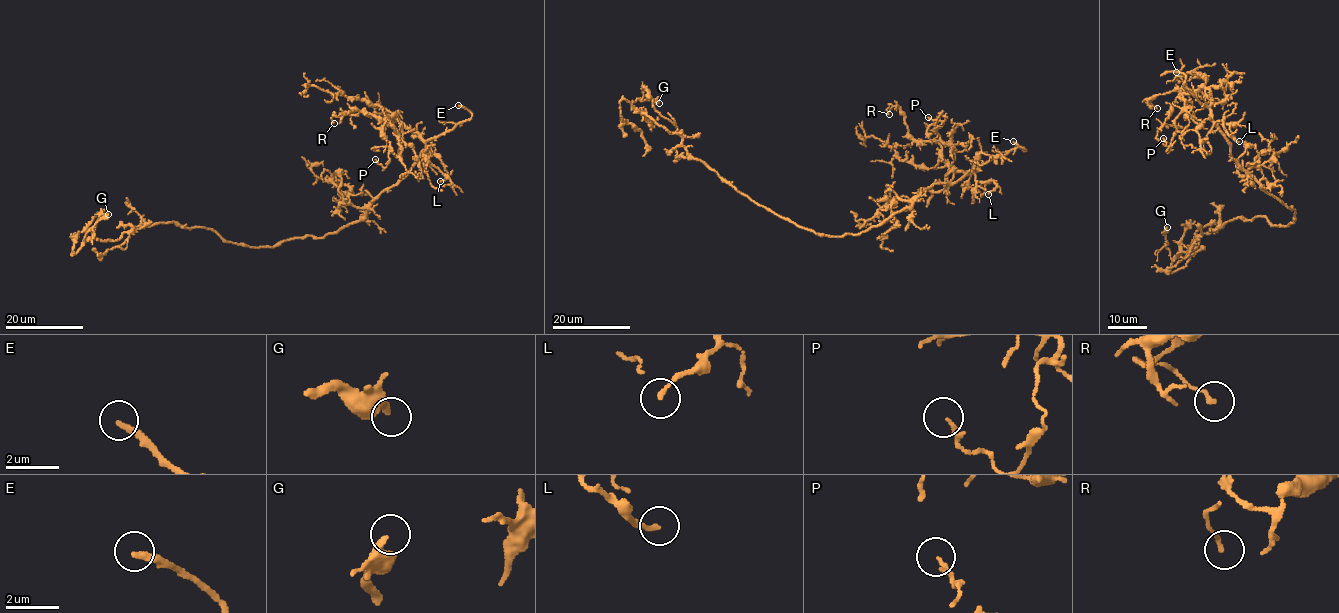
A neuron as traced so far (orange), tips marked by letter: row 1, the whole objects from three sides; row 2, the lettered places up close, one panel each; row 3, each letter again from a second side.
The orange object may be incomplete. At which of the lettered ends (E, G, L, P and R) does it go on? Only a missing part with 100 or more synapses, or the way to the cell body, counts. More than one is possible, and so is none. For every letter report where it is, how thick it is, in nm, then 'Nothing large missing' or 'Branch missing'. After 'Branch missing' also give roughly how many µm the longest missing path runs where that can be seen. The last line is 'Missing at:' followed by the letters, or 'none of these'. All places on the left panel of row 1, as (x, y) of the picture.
E: Place: (458, 105). Thickness 280 nm. Branch missing. Missing length about 25 µm
G: Place: (108, 214). Thickness 360 nm. Nothing large missing
L: Place: (440, 181). Thickness 170 nm. Nothing large missing
P: Place: (375, 159). Thickness 170 nm. Nothing large missing
R: Place: (334, 123). Thickness 150 nm. Nothing large missing
Missing at: E

